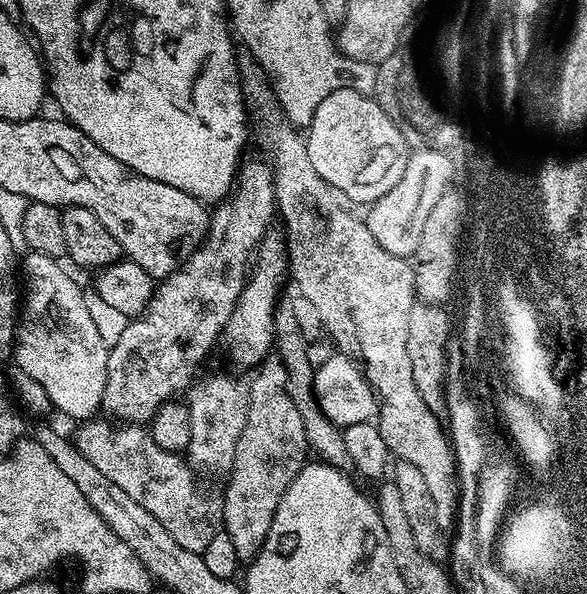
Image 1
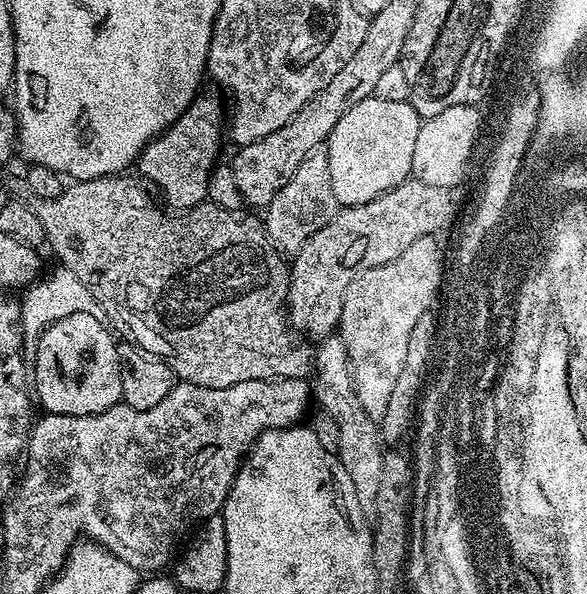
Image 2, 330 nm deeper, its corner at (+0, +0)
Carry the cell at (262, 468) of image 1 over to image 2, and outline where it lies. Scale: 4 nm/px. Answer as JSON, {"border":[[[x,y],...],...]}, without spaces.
{"border":[[[409,178],[370,202],[341,207],[335,218],[326,222],[326,226],[322,226],[322,230],[318,230],[318,234],[310,237],[291,257],[288,323],[293,329],[312,342],[319,342],[324,337],[333,335],[340,326],[346,286],[350,286],[350,282],[360,272],[370,270],[374,266],[382,266],[386,262],[394,262],[402,254],[402,250],[418,242],[418,238],[434,235],[446,218],[441,202],[448,198],[448,193],[449,189],[442,186],[429,186],[426,182]]]}

